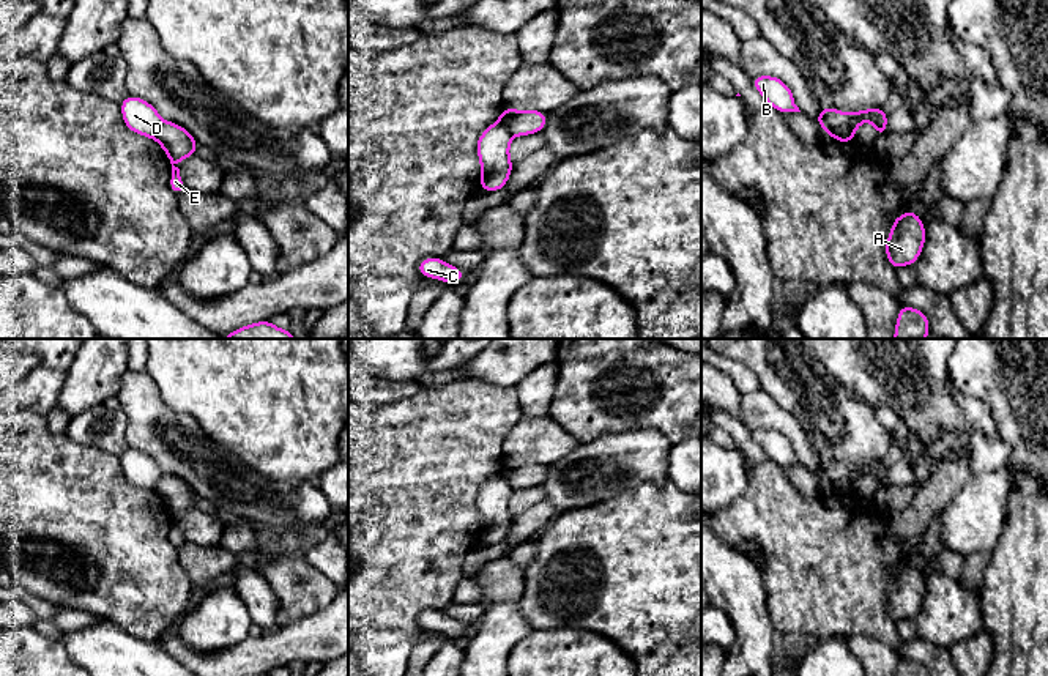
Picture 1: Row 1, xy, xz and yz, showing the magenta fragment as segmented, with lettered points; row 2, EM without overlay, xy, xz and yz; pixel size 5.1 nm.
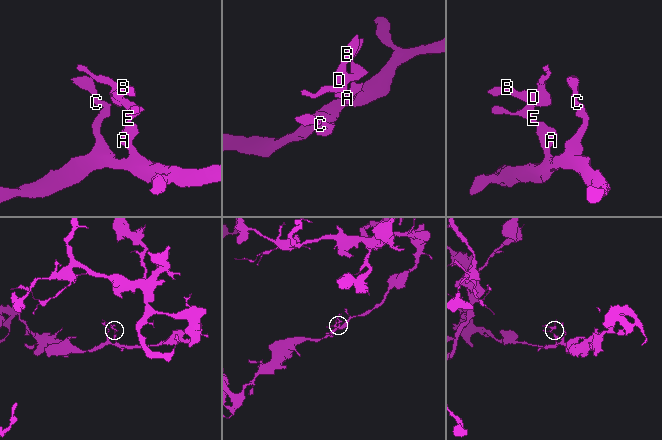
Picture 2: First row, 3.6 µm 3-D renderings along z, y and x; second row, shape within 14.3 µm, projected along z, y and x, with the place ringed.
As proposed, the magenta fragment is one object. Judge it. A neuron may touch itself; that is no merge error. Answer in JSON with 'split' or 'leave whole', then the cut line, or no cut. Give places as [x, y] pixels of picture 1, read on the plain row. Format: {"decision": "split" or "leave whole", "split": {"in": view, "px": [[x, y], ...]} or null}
{"decision": "split", "split": {"in": "xz", "px": [[514, 464], [509, 473], [509, 484], [512, 487]]}}

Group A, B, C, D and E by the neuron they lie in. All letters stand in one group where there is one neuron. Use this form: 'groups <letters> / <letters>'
groups A C E / B D

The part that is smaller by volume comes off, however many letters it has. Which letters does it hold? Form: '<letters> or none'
B, D

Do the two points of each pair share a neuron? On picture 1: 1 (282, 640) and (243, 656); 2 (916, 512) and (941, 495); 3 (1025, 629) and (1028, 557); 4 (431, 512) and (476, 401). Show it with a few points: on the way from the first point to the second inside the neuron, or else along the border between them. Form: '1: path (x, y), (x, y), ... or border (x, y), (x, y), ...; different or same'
1: path (273, 650), (252, 656); same
2: path (922, 508), (935, 495); same
3: path (1028, 612), (1028, 574); same
4: path (431, 484), (431, 456), (457, 429); same

